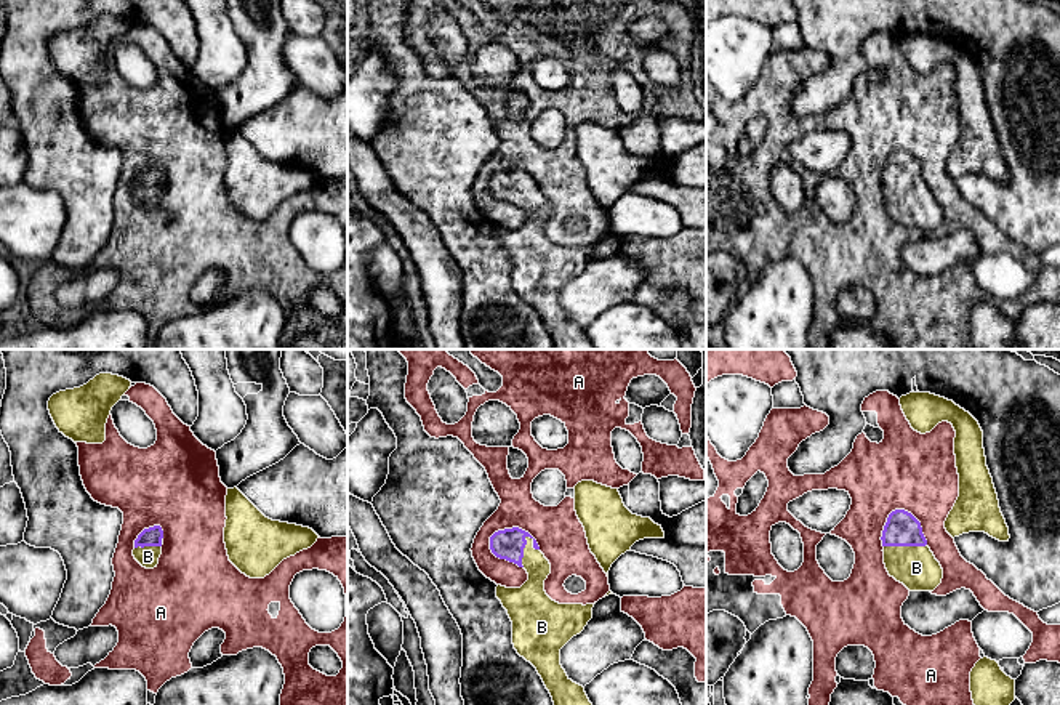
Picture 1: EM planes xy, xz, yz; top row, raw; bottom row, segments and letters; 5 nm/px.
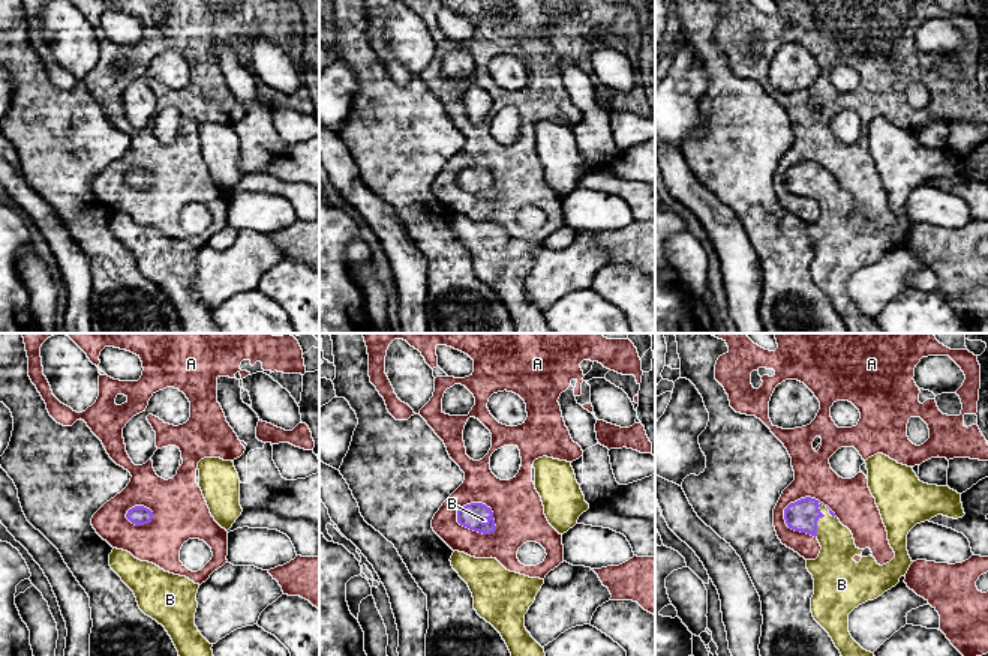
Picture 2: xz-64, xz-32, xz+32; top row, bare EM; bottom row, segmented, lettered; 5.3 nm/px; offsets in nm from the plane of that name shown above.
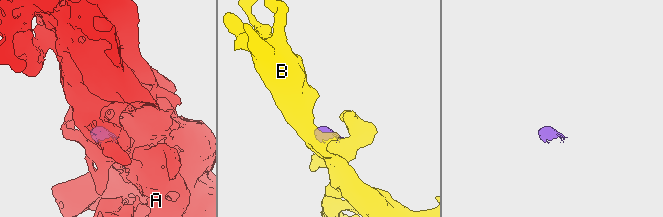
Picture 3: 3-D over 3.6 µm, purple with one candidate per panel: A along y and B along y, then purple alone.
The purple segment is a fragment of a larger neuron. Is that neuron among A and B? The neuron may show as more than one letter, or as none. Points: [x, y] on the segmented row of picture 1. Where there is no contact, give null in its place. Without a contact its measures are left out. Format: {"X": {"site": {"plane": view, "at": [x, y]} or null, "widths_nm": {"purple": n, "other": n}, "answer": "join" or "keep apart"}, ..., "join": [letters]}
{"A": {"site": {"plane": "xz", "at": [516, 527]}, "widths_nm": {"purple": 150, "other": 240}, "answer": "keep apart"}, "B": {"site": {"plane": "xz", "at": [522, 551]}, "widths_nm": {"purple": 150, "other": 170}, "answer": "join"}, "join": ["B"]}

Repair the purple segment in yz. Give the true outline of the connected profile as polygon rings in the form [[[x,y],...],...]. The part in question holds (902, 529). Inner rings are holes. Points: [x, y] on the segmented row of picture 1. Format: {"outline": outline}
{"outline": [[[892,511],[881,540],[889,575],[909,591],[934,591],[942,583],[943,569],[927,546],[921,522],[911,513]]]}

